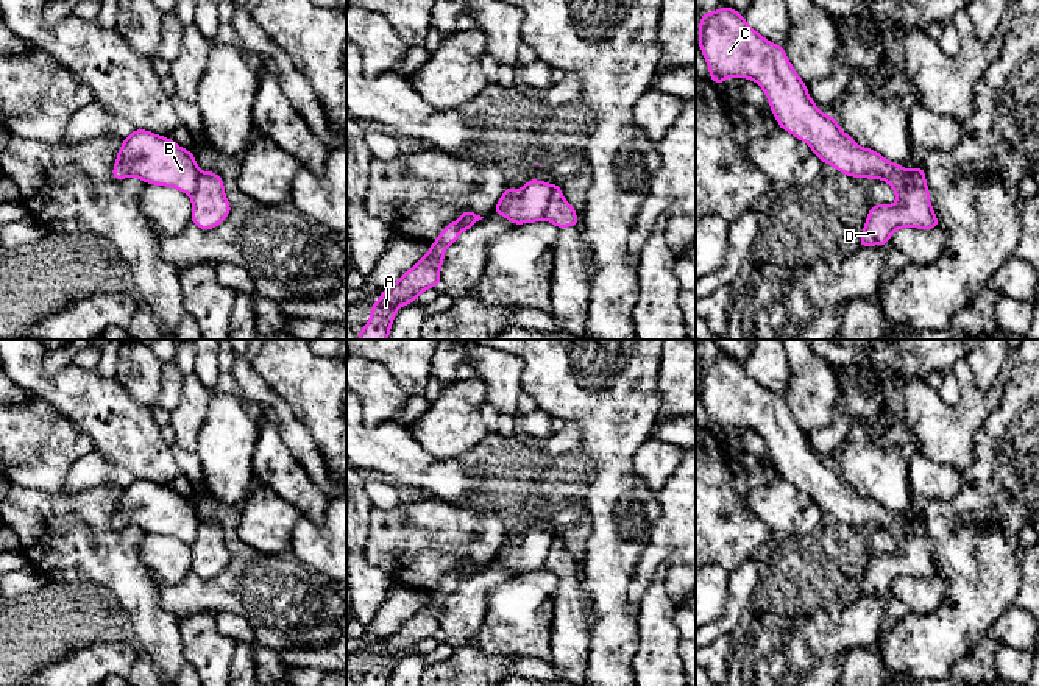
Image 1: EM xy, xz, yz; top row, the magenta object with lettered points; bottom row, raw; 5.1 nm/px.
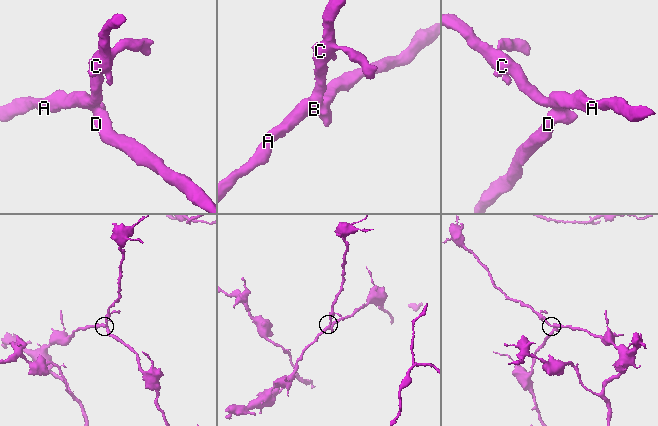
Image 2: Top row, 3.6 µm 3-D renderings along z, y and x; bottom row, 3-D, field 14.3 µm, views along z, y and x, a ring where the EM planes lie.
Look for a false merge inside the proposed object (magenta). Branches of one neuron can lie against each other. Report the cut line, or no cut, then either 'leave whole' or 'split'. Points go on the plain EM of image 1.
xz (554, 535), (543, 568) | split

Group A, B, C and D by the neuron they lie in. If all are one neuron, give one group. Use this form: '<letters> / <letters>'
A B C / D

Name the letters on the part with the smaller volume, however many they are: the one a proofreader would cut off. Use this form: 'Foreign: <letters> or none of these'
Foreign: D

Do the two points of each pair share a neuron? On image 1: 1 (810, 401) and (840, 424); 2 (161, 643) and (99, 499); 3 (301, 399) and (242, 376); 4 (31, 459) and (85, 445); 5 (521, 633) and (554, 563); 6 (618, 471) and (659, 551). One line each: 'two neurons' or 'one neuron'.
1: two neurons
2: one neuron
3: two neurons
4: one neuron
5: two neurons
6: two neurons

